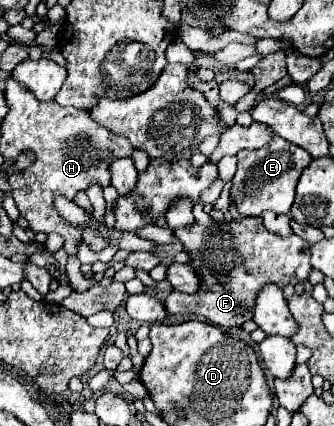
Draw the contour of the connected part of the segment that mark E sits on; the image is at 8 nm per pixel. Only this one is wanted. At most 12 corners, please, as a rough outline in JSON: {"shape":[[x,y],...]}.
{"shape":[[274,135],[240,151],[230,197],[244,217],[290,213],[312,161]]}

